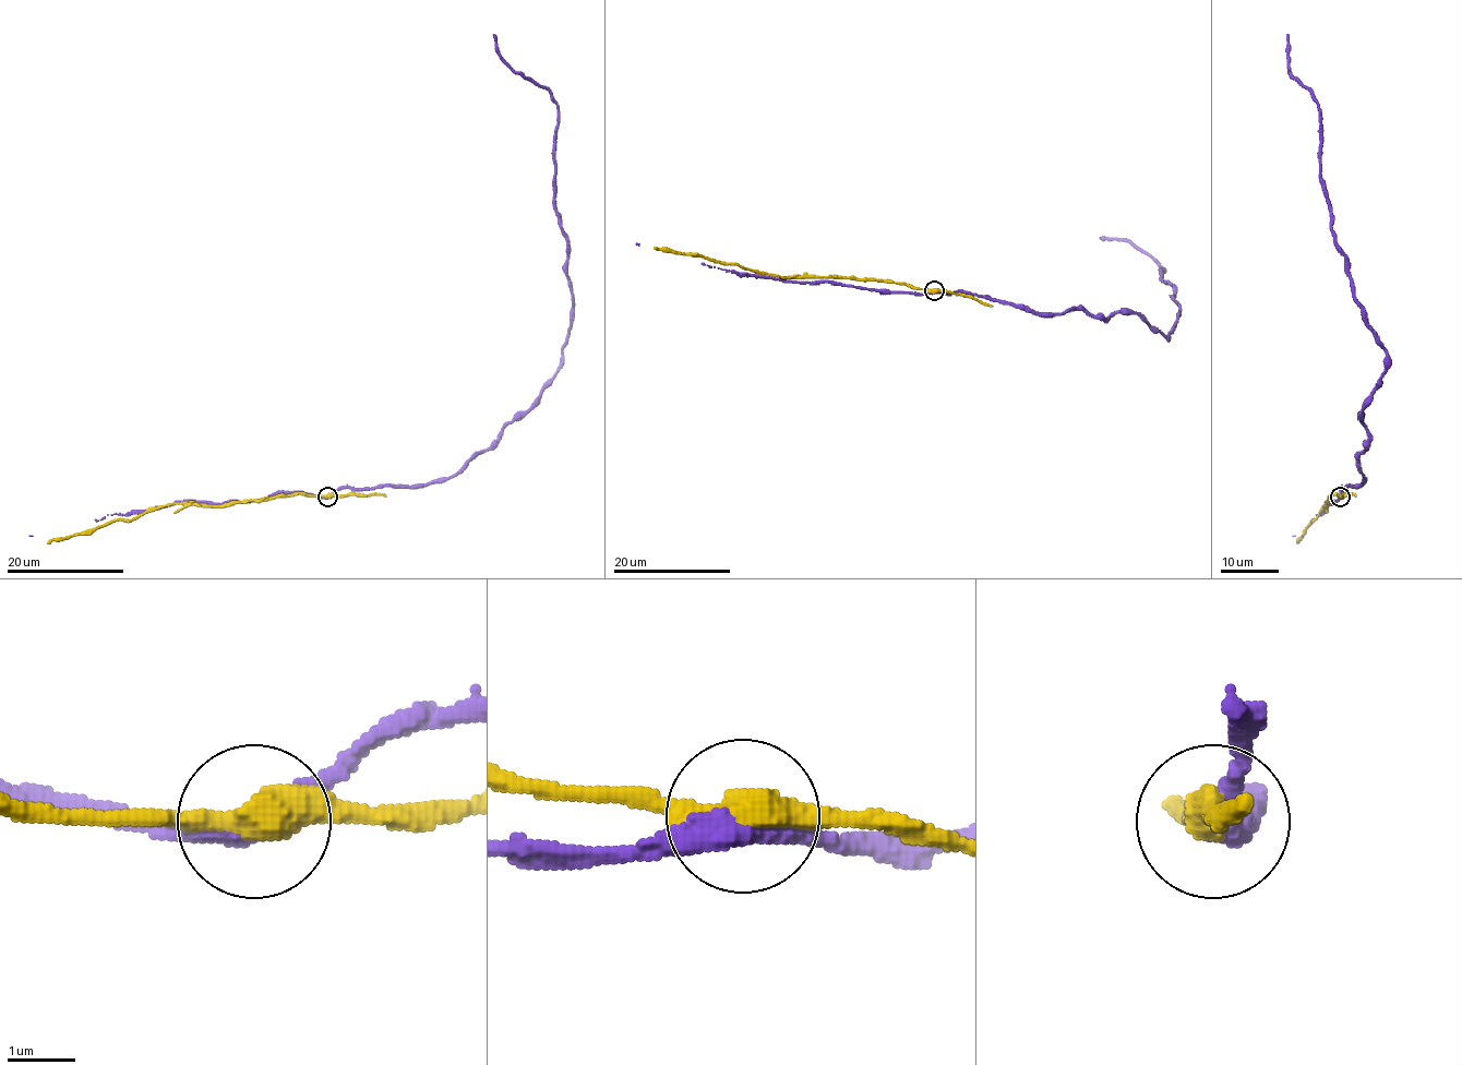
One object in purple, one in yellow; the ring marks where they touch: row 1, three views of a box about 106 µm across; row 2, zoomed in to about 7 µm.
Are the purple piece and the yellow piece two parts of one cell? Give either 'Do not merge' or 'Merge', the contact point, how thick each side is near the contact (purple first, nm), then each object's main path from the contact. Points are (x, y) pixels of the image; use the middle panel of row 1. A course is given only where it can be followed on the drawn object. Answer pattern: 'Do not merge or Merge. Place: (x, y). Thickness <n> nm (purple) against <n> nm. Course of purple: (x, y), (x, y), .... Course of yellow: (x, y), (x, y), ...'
Do not merge. Place: (934, 290). Thickness 360 nm (purple) against 440 nm. Course of purple: (934, 290), (1037, 312), (1136, 312), (1166, 337), (1178, 304), (1164, 270), (1124, 240), (1100, 238). Course of yellow: (934, 290), (873, 279), (777, 277), (755, 273), (738, 264), (720, 264), (699, 255), (655, 248)

